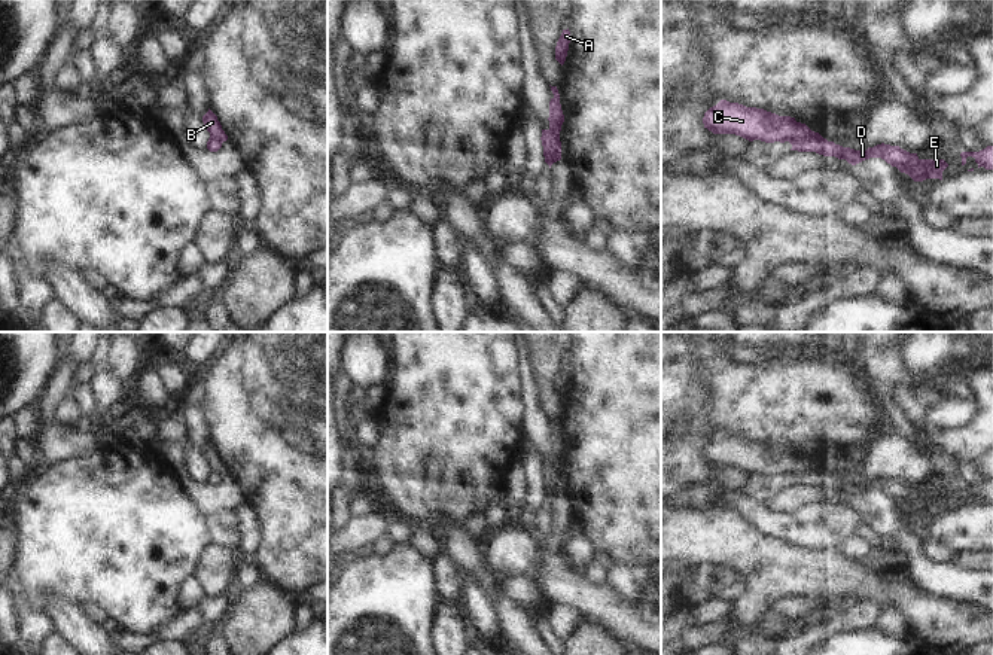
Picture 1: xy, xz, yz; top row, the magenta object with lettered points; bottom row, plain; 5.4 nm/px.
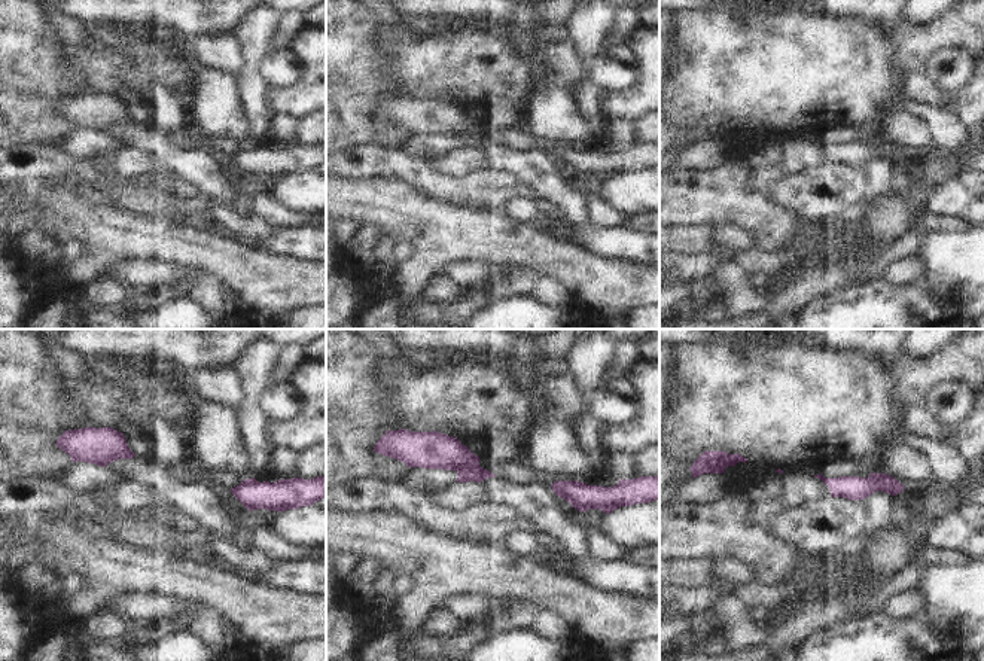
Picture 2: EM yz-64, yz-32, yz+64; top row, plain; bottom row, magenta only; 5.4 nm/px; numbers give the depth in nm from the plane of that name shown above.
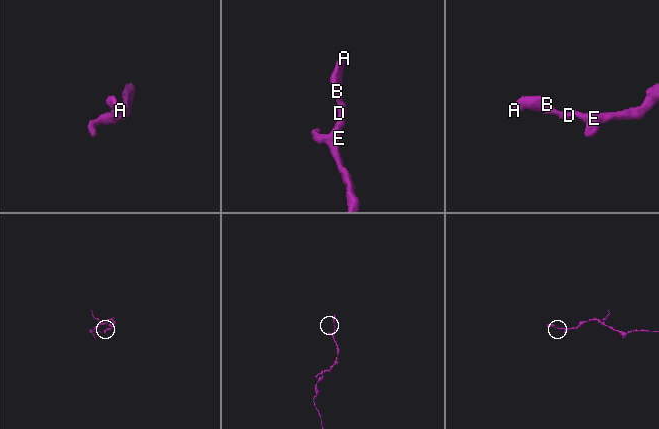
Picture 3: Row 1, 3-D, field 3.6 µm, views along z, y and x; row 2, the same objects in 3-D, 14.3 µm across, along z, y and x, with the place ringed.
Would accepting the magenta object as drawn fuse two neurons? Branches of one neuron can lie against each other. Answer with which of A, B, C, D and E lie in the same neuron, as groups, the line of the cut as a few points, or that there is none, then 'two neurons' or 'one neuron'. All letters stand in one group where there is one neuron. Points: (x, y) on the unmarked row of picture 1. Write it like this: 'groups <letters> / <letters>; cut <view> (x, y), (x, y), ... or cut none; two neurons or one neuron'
groups A B C / D E; cut yz (813, 465), (789, 475); two neurons

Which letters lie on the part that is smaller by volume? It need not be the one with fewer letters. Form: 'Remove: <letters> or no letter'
Remove: A, B, C

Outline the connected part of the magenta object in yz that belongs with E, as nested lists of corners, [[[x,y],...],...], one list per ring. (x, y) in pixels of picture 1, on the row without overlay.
[[[813,466],[808,470],[789,476],[792,478],[791,484],[835,490],[838,493],[846,493],[852,499],[869,491],[881,491],[892,500],[896,500],[901,506],[908,508],[914,515],[923,515],[926,512],[942,514],[942,505],[948,500],[944,493],[920,493],[917,487],[910,487],[899,479],[884,476],[868,481],[866,484],[843,481],[834,475],[828,475],[819,466]]]

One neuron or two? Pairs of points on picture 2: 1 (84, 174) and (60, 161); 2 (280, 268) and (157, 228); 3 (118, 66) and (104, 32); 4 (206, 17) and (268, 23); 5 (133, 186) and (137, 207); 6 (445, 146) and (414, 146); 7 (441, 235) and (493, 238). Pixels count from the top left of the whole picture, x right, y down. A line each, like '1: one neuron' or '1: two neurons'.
1: one neuron
2: one neuron
3: two neurons
4: two neurons
5: two neurons
6: one neuron
7: one neuron

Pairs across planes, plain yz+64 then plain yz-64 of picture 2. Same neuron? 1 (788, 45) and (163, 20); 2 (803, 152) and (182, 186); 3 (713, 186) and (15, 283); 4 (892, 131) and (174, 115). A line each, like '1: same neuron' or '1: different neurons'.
1: different neurons
2: same neuron
3: different neurons
4: different neurons

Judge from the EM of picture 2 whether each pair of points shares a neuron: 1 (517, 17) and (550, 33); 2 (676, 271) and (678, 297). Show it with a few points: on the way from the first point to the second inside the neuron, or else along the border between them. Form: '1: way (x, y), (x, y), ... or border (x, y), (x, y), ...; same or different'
1: border (566, 21), (544, 21), (530, 37); different
2: border (710, 274), (675, 285); different

